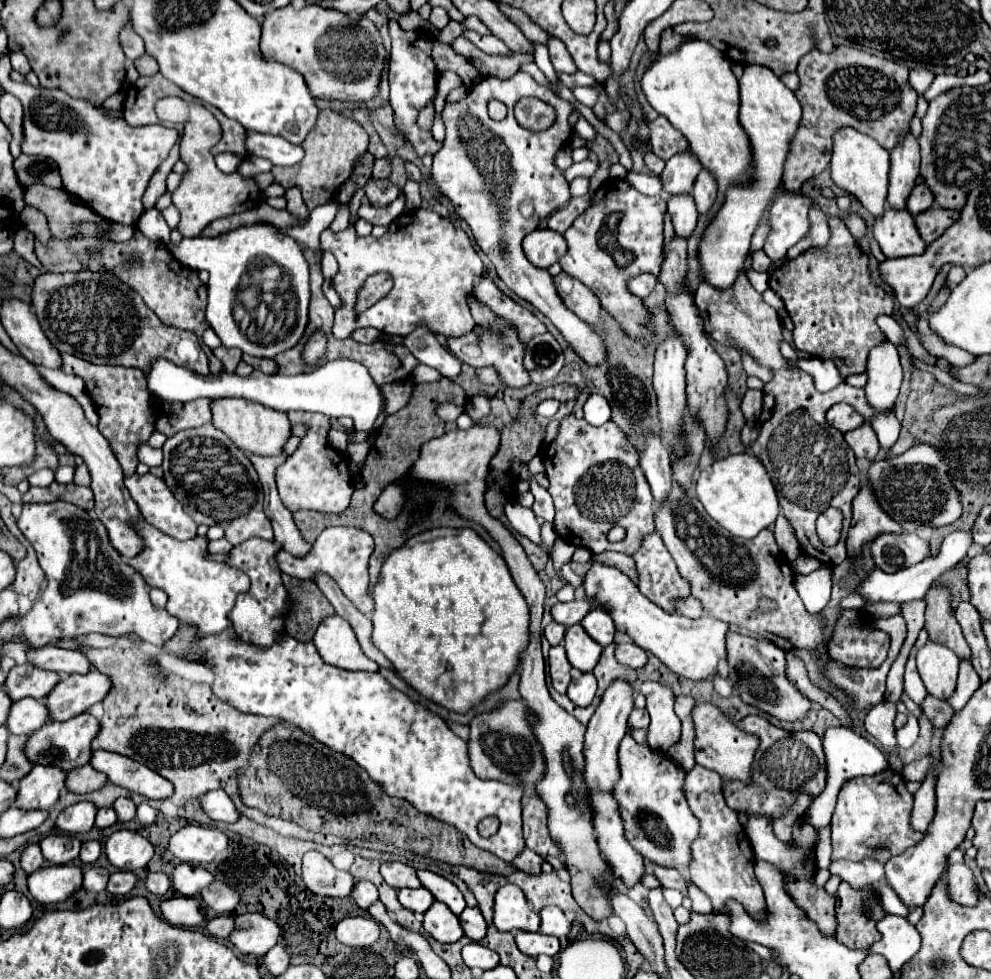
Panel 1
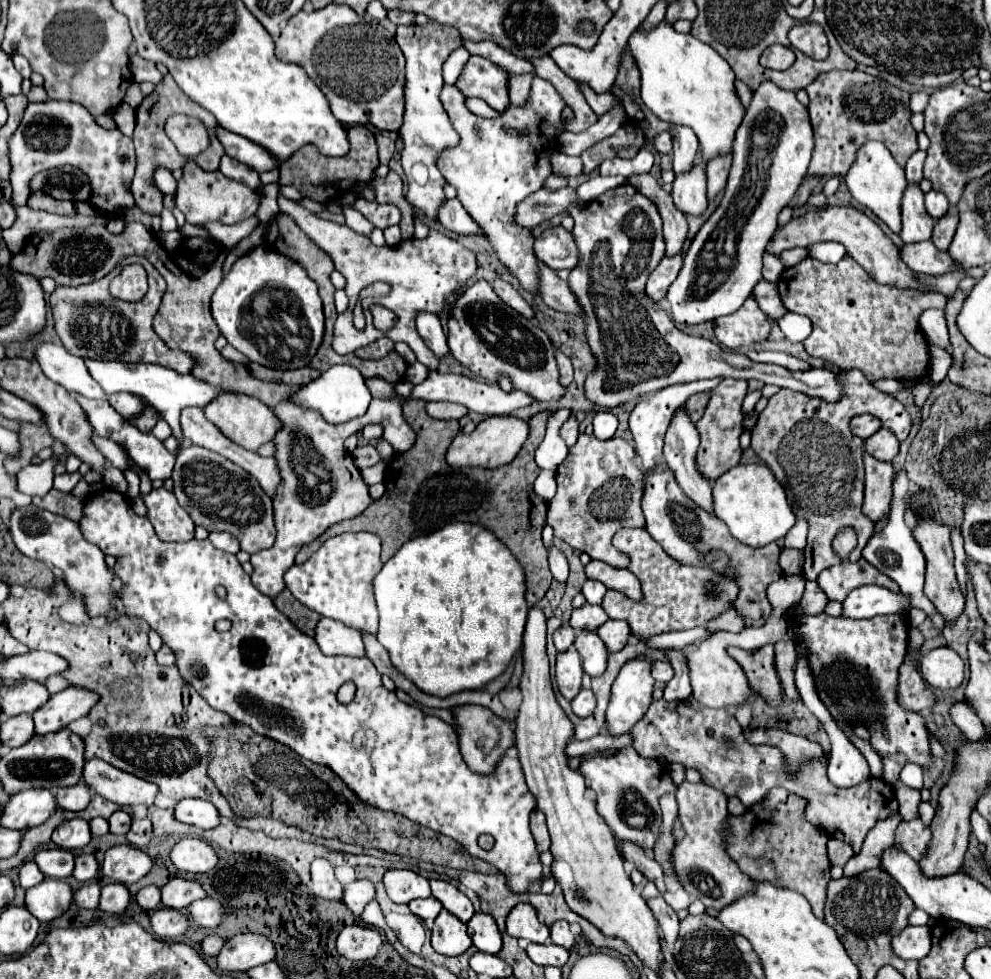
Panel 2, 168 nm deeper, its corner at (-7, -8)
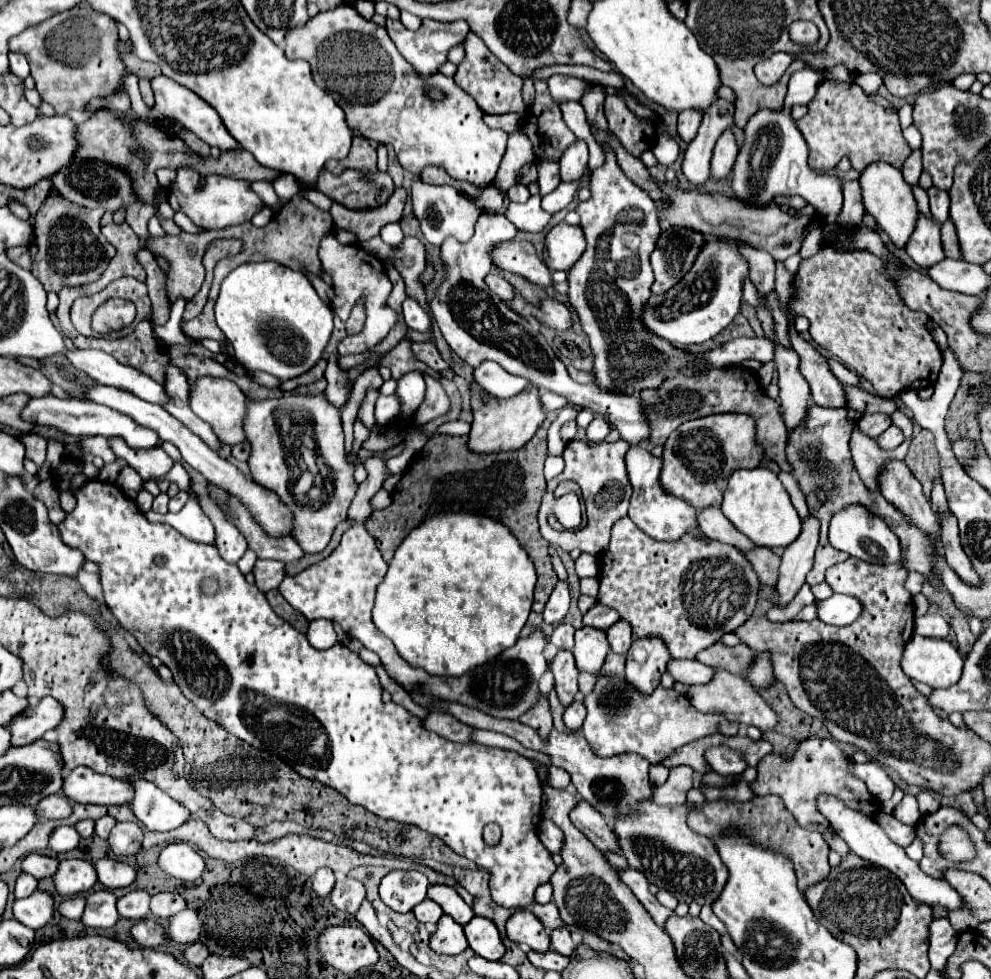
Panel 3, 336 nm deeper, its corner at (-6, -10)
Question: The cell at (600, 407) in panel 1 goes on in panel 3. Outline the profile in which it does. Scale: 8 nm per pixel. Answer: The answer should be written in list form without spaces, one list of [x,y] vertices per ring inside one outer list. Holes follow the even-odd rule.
[[[595,417],[595,419],[591,421],[591,425],[587,427],[587,439],[593,441],[593,443],[601,443],[601,441],[605,441],[605,437],[609,435],[609,431],[611,431],[609,421],[603,419],[603,417]]]

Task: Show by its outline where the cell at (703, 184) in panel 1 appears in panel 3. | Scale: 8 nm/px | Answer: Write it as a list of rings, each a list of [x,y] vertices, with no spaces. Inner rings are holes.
[[[725,129],[723,135],[717,139],[715,149],[713,149],[713,159],[711,159],[711,177],[713,179],[725,179],[735,163],[737,155],[737,143],[731,133],[731,129]]]

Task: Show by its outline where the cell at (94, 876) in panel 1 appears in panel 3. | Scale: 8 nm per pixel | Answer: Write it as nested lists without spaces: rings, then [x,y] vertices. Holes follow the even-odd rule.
[[[69,897],[59,905],[59,913],[67,919],[81,919],[85,909],[85,899],[83,897]]]

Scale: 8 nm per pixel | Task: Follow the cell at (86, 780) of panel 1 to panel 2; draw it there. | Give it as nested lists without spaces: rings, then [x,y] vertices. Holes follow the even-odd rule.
[[[76,783],[72,787],[64,787],[64,789],[54,789],[54,797],[56,797],[56,805],[64,811],[82,811],[88,807],[90,799],[92,799],[92,791],[84,787],[84,783]]]

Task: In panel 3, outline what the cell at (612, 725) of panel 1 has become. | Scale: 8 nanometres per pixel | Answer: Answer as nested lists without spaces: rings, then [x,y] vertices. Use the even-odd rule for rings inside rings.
[[[661,639],[633,641],[625,663],[627,683],[633,685],[641,695],[651,695],[659,685],[669,659],[671,657],[667,657],[667,647],[663,647]]]

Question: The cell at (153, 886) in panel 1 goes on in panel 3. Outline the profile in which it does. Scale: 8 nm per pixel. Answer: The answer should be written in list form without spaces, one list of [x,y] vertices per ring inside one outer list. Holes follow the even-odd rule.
[[[129,891],[117,901],[117,911],[121,917],[127,919],[145,919],[149,915],[149,899],[151,895],[147,891]]]

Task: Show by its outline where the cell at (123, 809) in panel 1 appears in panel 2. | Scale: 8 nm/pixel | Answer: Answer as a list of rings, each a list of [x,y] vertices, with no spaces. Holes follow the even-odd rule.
[[[118,809],[116,813],[112,813],[112,815],[110,815],[108,823],[110,823],[110,833],[114,833],[114,835],[126,835],[126,833],[128,833],[128,829],[130,829],[132,817],[130,817],[128,813],[124,813],[124,811],[120,811],[120,809]]]

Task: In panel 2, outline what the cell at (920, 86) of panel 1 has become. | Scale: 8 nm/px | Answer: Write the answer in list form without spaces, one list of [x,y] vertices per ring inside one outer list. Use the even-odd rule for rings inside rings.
[[[926,91],[912,93],[912,97],[910,97],[910,111],[912,113],[922,113],[926,109],[926,105],[928,105],[928,97],[930,95]]]

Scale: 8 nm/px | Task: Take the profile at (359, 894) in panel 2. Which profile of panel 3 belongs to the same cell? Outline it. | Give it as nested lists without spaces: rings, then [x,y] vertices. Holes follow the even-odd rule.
[[[355,879],[337,881],[331,891],[331,901],[337,909],[355,915],[365,899],[365,885]]]

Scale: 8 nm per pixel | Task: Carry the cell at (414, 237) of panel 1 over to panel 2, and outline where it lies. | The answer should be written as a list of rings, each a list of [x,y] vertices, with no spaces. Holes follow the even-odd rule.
[[[278,193],[278,205],[280,211],[290,215],[296,225],[324,251],[328,253],[328,257],[332,259],[336,271],[340,271],[346,279],[346,295],[350,299],[348,309],[344,313],[338,315],[336,327],[334,327],[334,343],[332,347],[336,349],[336,353],[346,355],[360,347],[366,347],[368,343],[374,343],[376,339],[384,337],[396,337],[396,341],[404,341],[410,345],[410,349],[416,353],[417,361],[426,365],[430,371],[437,370],[439,359],[435,357],[433,352],[425,346],[423,339],[416,331],[416,323],[414,317],[418,311],[430,311],[430,313],[440,313],[444,309],[446,303],[454,303],[462,291],[462,285],[476,273],[476,257],[472,251],[468,251],[464,245],[460,245],[454,239],[448,239],[446,235],[438,233],[436,229],[430,229],[430,235],[422,241],[410,239],[406,241],[400,249],[394,247],[376,247],[372,245],[372,241],[368,237],[362,237],[358,233],[354,233],[352,229],[348,229],[346,225],[338,225],[326,219],[316,217],[314,213],[310,213],[308,209],[304,209],[300,203],[294,203],[290,199],[286,199],[282,193]],[[374,281],[384,281],[390,285],[390,293],[386,297],[382,297],[382,305],[388,307],[396,317],[396,325],[382,333],[378,331],[373,324],[373,316],[369,310],[372,304],[379,302],[379,299],[366,298],[362,300],[364,315],[366,316],[366,331],[358,331],[352,325],[352,309],[354,309],[354,301],[358,301],[358,293],[374,283]]]

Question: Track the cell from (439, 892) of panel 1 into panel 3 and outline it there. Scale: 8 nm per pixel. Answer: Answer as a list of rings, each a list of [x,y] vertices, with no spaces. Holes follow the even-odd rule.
[[[429,885],[427,897],[441,905],[443,913],[451,915],[459,925],[467,925],[475,913],[473,909],[459,897],[459,893],[449,885]]]

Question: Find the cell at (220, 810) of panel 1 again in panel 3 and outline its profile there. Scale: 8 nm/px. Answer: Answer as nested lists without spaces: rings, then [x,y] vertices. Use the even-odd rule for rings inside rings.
[[[131,779],[135,785],[135,799],[131,803],[133,813],[149,831],[173,831],[191,819],[191,811],[159,791],[153,783],[143,779]]]

